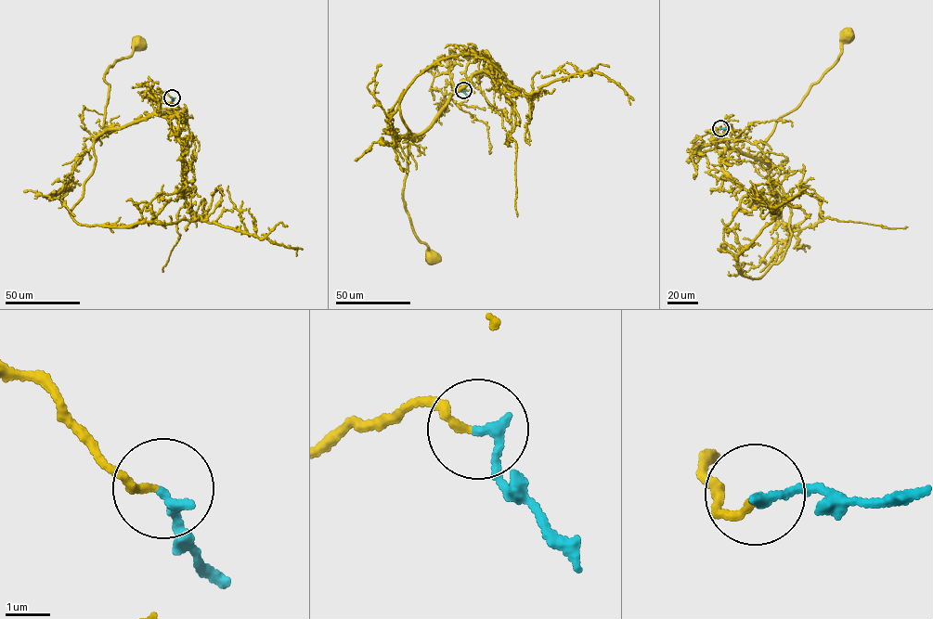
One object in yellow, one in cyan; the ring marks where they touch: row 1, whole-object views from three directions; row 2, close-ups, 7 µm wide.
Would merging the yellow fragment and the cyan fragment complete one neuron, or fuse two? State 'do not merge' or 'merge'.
merge

